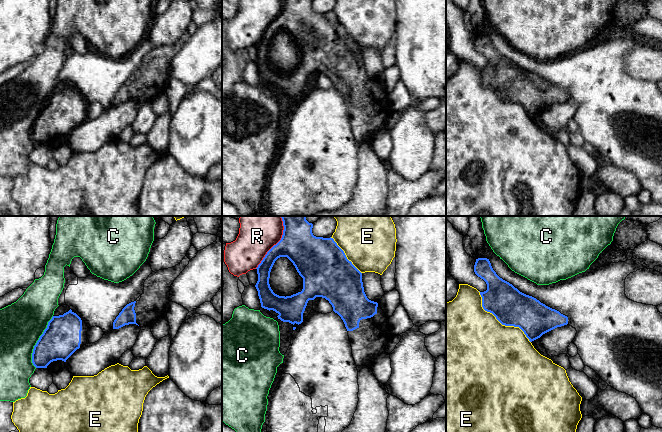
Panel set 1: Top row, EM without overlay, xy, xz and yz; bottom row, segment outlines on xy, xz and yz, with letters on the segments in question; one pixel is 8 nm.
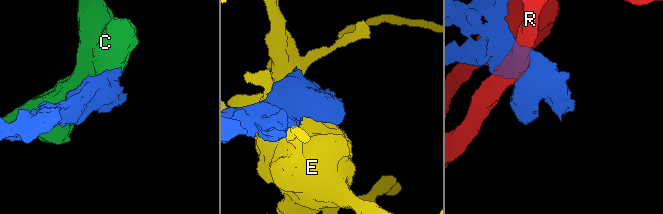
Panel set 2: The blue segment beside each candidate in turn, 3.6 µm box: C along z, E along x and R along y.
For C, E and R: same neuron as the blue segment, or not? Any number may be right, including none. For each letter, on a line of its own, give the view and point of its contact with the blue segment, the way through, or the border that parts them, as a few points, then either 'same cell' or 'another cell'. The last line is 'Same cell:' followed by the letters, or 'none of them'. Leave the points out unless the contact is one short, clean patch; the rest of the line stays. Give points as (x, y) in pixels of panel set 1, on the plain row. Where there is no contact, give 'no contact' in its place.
C: xy (37, 118) | another cell
E: yz (500, 98) | another cell
R: xz (273, 22) | another cell
Same cell: none of them

